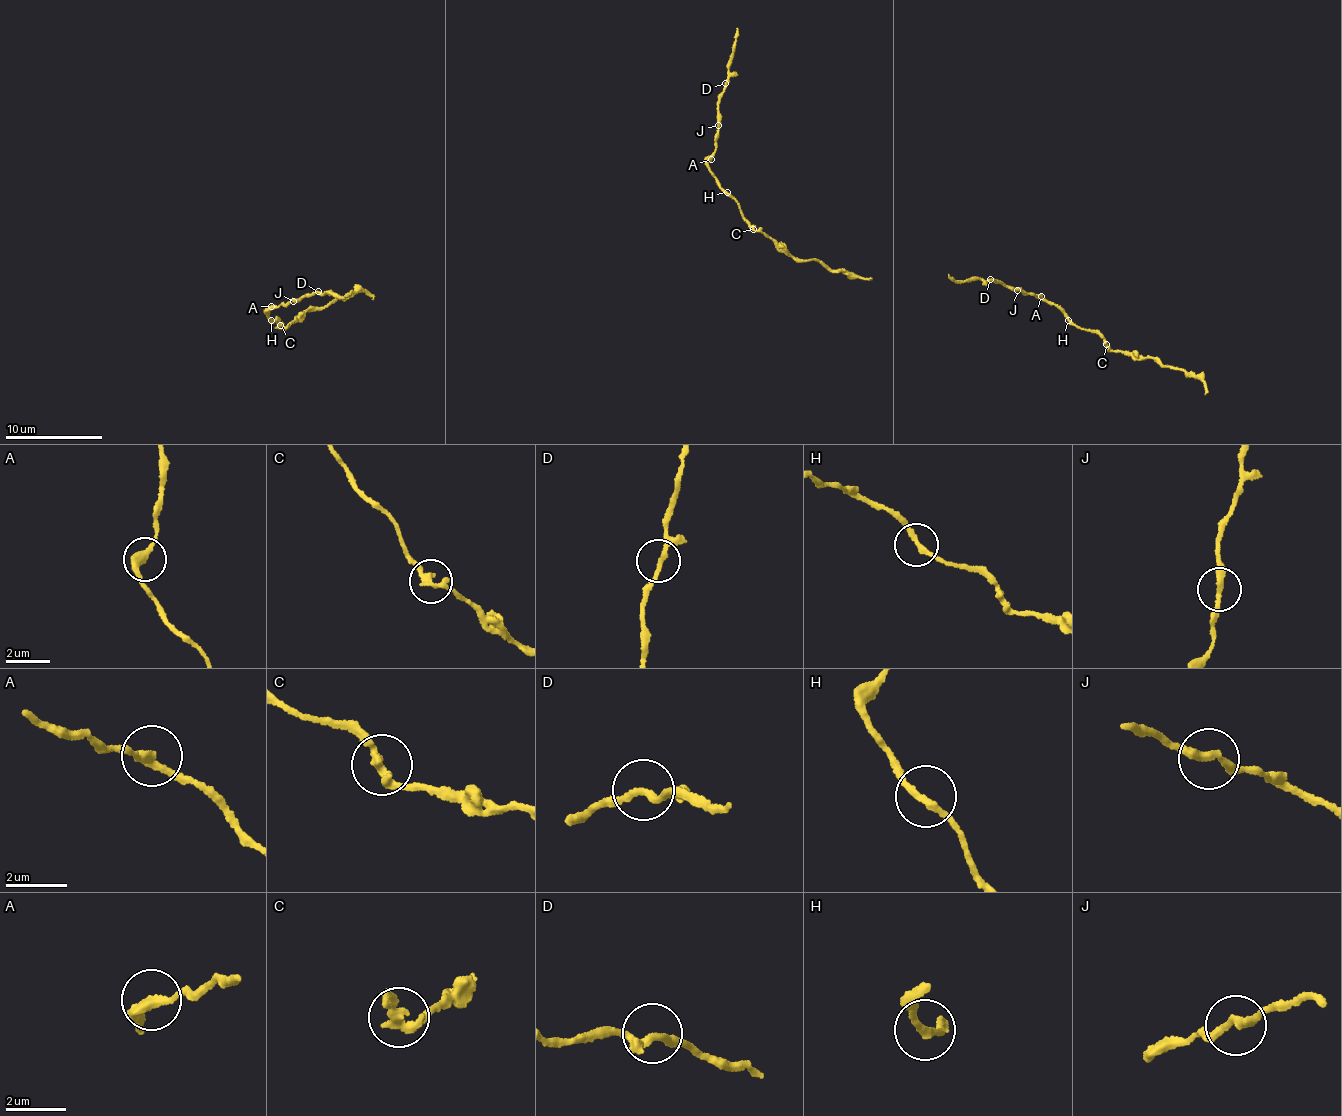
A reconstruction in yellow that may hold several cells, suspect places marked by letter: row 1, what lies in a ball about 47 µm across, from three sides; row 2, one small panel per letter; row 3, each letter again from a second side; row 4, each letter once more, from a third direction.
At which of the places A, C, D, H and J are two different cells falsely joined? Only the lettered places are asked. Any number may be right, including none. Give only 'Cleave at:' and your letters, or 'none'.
Cleave at: C

